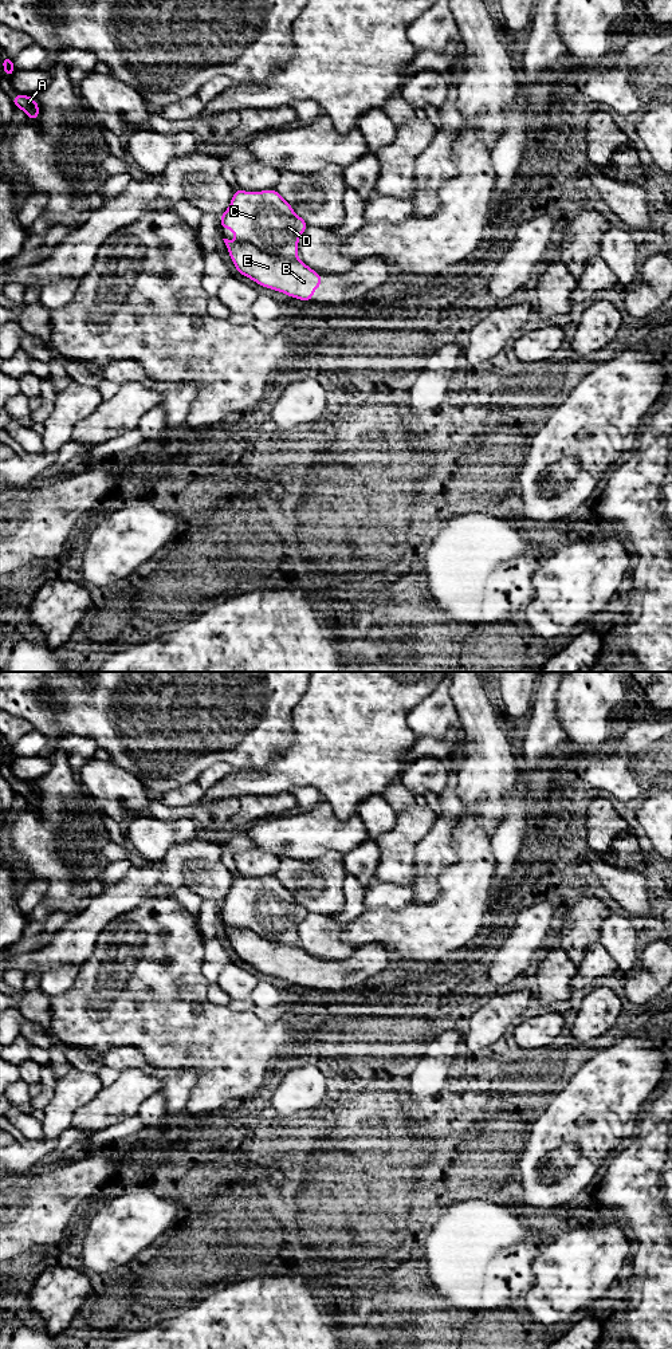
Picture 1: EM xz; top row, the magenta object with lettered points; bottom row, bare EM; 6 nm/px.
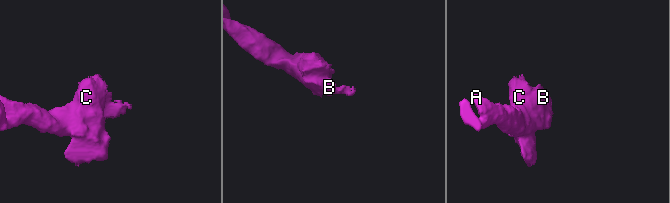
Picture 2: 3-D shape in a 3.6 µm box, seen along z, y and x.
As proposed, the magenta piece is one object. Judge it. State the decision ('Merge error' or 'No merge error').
Merge error

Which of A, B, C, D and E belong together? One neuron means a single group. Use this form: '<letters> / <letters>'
A B E / C D

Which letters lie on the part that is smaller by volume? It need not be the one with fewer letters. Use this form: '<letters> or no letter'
C, D

